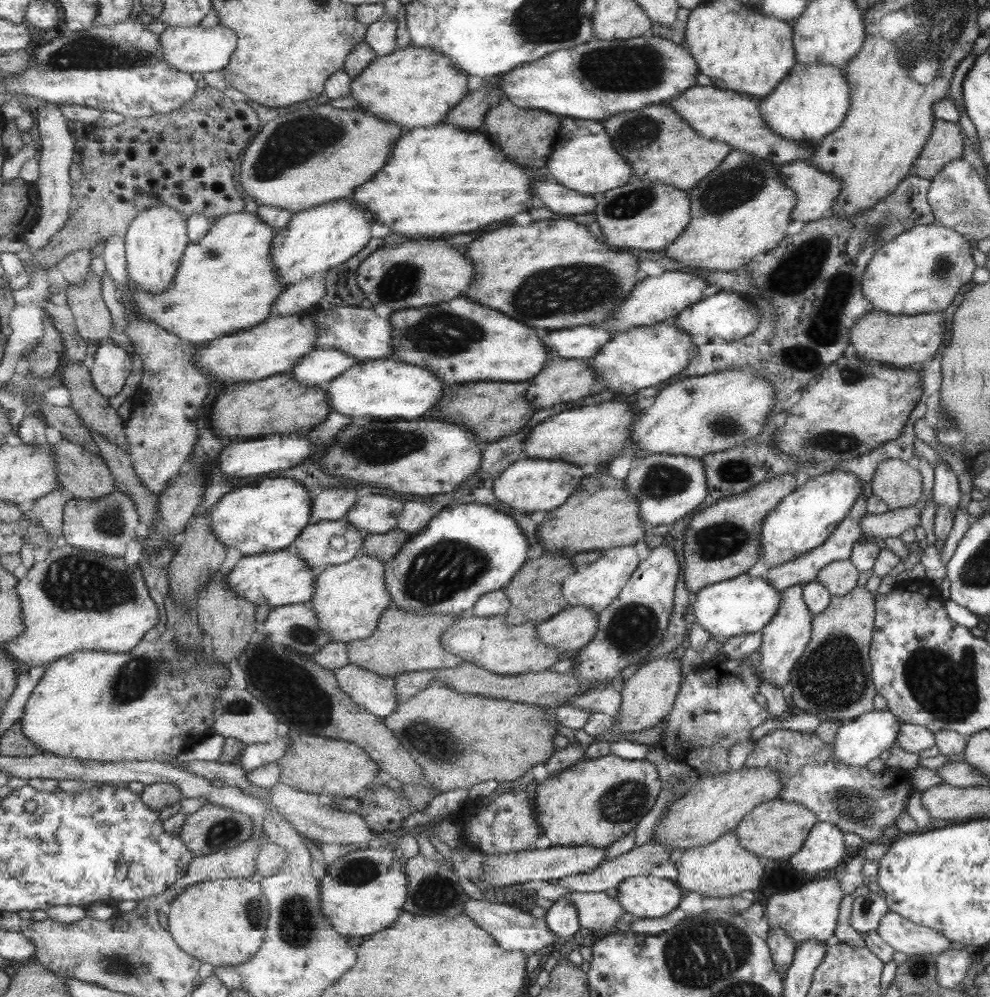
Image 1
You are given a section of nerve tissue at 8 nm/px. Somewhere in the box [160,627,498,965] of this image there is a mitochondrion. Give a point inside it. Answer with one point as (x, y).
(297, 927)

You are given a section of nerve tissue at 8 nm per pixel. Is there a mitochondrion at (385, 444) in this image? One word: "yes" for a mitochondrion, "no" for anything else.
yes

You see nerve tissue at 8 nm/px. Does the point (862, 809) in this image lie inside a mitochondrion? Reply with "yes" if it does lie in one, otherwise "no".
yes

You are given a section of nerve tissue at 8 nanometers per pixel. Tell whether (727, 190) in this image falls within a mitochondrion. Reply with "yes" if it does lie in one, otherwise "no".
yes

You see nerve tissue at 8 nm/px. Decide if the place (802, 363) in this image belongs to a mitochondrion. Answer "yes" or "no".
yes

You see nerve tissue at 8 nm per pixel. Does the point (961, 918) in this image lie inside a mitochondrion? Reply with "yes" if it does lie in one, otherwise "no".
no

